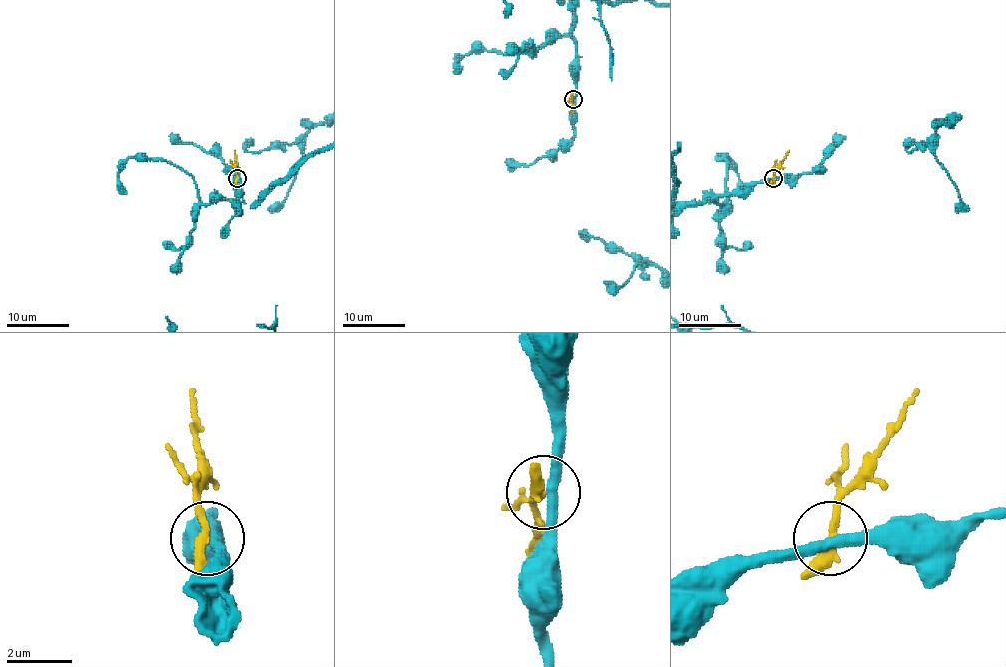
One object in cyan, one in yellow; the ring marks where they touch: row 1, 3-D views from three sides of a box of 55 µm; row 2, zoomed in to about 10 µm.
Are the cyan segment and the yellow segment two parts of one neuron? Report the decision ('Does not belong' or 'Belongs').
Does not belong

